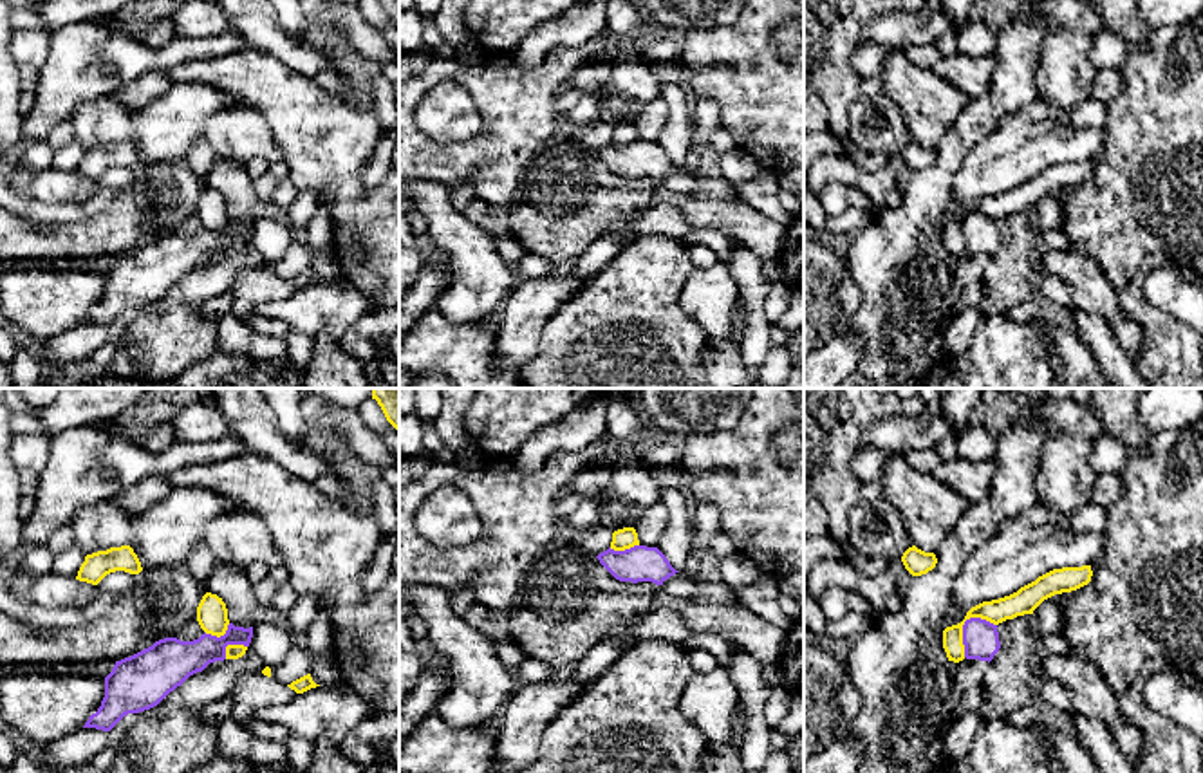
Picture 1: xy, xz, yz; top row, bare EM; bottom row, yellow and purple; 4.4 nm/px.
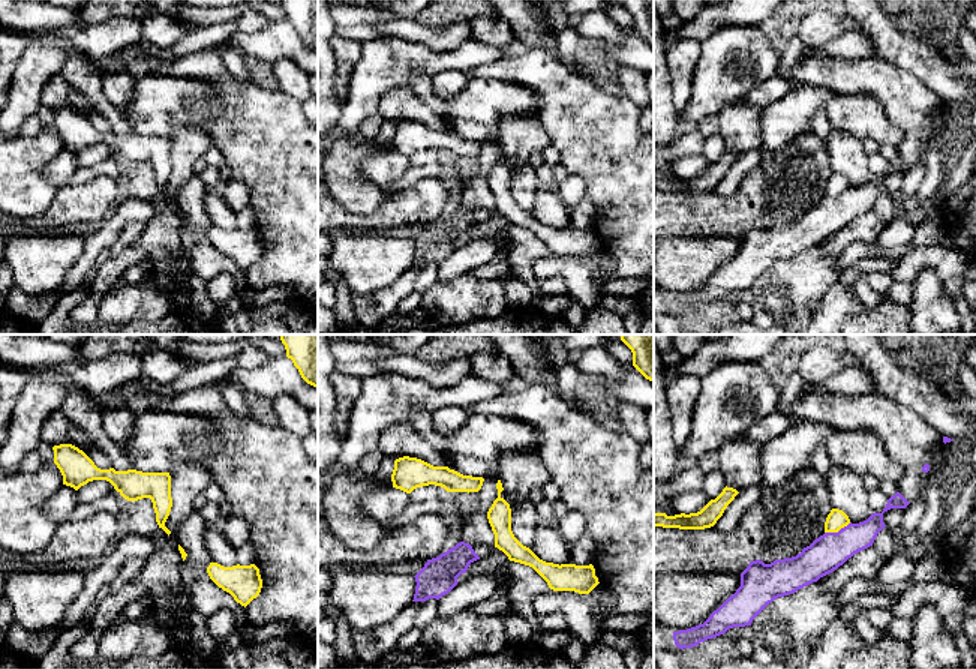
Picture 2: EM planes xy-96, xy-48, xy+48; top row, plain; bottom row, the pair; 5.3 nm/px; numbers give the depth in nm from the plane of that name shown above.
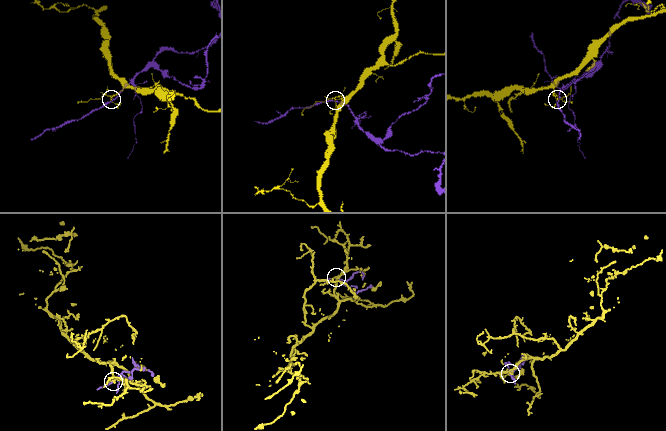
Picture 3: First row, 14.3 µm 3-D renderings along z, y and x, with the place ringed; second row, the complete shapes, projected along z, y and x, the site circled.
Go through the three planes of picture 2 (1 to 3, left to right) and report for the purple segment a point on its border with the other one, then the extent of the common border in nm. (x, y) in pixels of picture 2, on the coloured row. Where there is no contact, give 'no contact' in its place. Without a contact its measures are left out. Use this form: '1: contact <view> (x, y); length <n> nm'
1: no contact
2: no contact
3: contact xy+48 (837, 531); length 160 nm

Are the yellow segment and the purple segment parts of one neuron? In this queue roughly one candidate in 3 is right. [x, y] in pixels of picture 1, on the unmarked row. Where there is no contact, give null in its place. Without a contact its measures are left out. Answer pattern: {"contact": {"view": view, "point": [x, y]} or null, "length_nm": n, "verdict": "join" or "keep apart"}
{"contact": {"view": "yz", "point": [963, 219]}, "length_nm": 220, "verdict": "keep apart"}

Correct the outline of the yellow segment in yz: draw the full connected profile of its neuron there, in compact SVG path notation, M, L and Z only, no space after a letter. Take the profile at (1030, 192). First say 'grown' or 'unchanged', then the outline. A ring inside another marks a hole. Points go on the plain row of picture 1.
unchanged | M1091 161L1053 164L1010 191L972 202L961 219L943 226L943 244L948 256L965 255L963 220L966 215L981 213L999 220L1017 211L1033 210L1044 195L1080 184L1091 177L1091 172Z

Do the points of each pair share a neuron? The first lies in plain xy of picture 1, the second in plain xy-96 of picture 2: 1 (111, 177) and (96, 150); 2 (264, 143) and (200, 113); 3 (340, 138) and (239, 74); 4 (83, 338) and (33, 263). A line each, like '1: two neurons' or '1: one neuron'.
1: one neuron
2: two neurons
3: two neurons
4: two neurons

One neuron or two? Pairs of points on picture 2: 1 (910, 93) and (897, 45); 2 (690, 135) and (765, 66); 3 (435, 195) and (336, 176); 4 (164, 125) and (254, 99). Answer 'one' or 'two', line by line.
1: two
2: two
3: two
4: two

